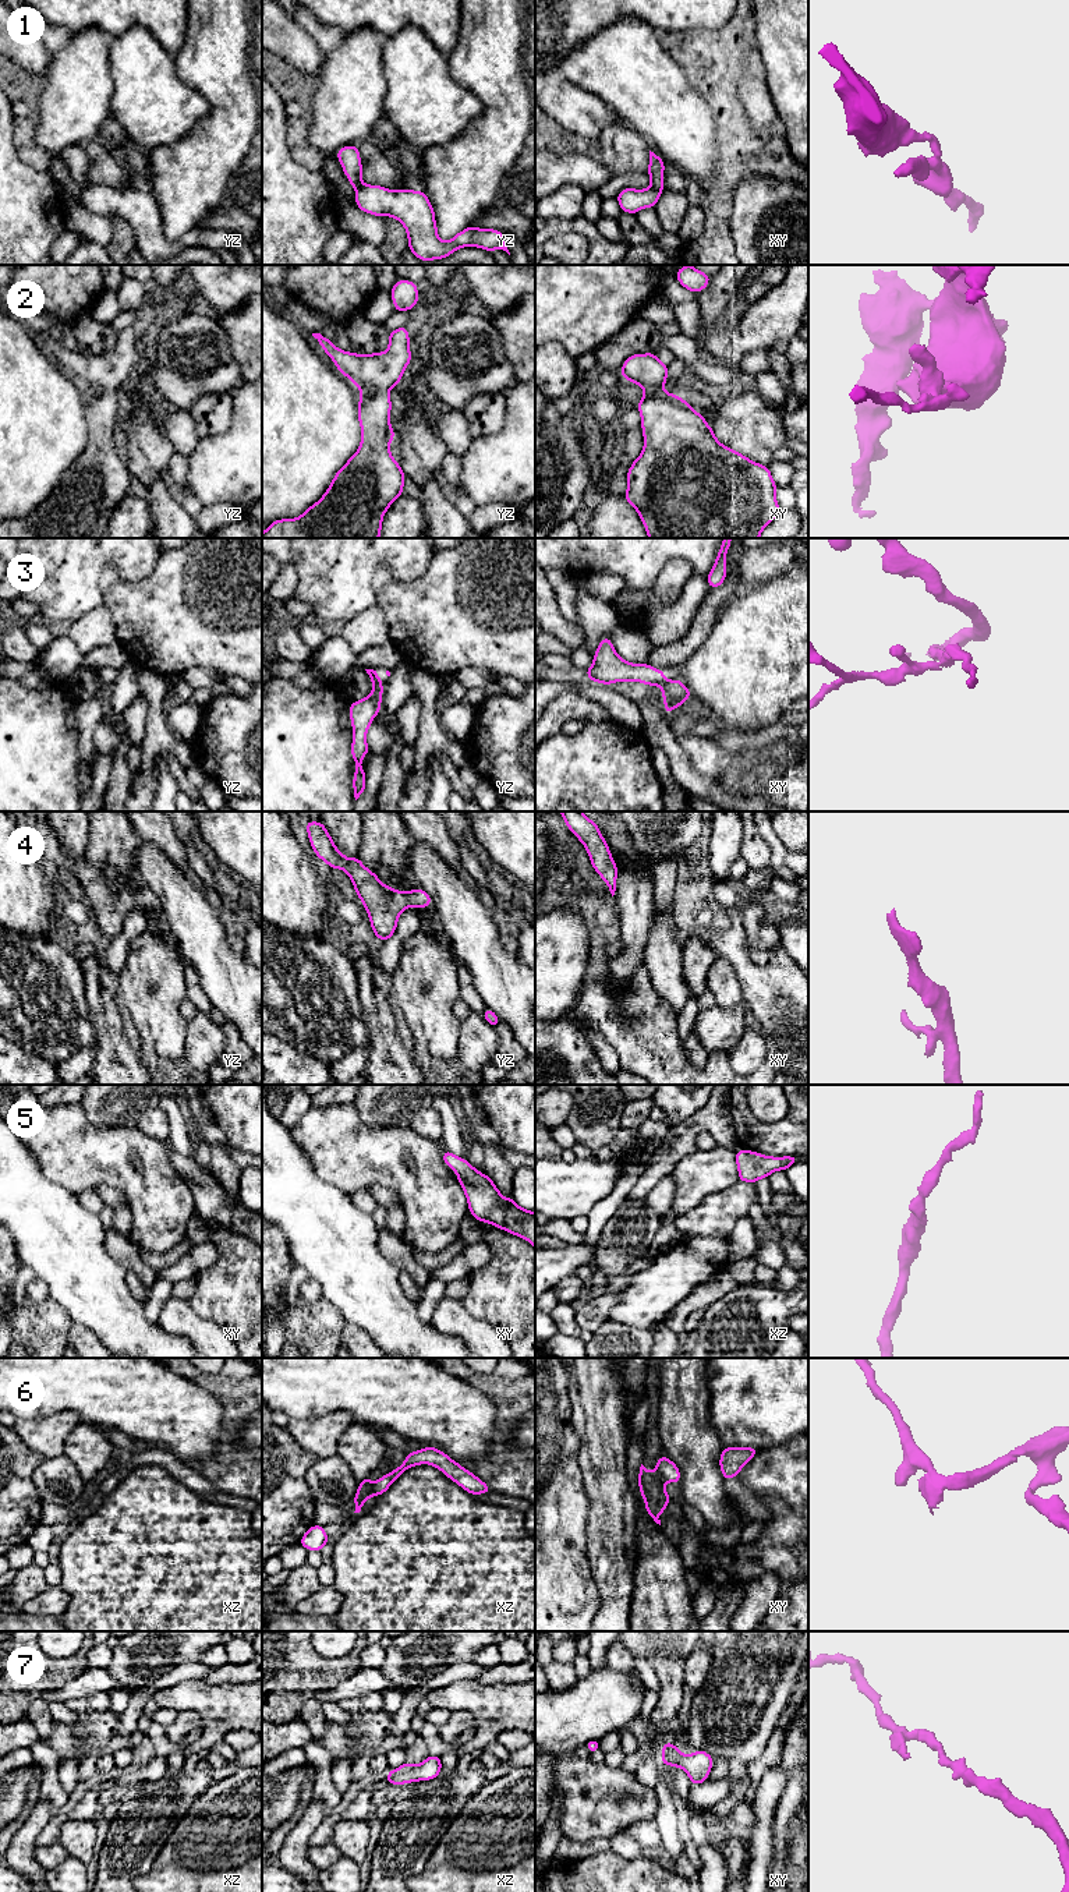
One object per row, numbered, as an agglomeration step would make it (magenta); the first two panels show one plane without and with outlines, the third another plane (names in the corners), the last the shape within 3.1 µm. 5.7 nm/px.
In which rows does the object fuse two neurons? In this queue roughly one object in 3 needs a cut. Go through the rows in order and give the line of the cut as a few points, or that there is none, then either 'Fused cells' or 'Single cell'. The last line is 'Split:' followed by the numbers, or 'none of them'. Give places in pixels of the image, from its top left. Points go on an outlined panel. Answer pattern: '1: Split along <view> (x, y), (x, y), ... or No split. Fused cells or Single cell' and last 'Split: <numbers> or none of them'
1: Split along xy (651, 186), (661, 191). Fused cells
2: No split. Single cell
3: Split along xy (666, 682), (662, 686). Fused cells
4: No split. Single cell
5: No split. Single cell
6: No split. Single cell
7: No split. Single cell
Split: 1, 3

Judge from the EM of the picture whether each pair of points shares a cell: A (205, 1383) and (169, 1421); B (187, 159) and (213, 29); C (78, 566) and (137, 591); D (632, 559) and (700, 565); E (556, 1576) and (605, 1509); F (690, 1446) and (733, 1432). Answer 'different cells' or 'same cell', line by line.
A: different cells
B: same cell
C: different cells
D: same cell
E: different cells
F: different cells

